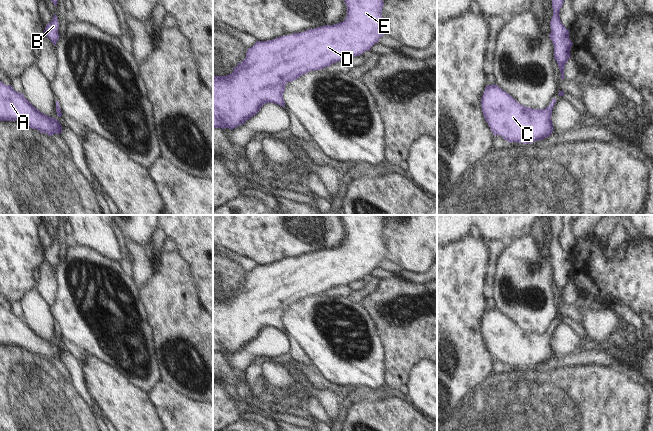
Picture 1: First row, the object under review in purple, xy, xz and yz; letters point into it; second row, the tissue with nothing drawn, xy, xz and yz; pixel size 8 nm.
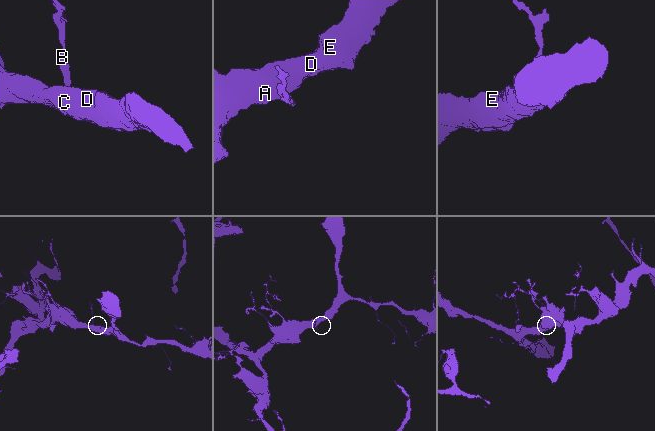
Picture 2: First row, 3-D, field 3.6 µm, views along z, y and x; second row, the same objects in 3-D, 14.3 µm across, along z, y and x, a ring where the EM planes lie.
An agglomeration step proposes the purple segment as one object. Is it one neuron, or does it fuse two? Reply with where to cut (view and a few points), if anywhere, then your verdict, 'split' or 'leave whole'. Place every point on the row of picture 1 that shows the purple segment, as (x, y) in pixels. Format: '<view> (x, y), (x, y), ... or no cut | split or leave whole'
no cut | leave whole

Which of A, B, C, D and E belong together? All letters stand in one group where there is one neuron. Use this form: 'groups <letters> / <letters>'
groups A B C D E

